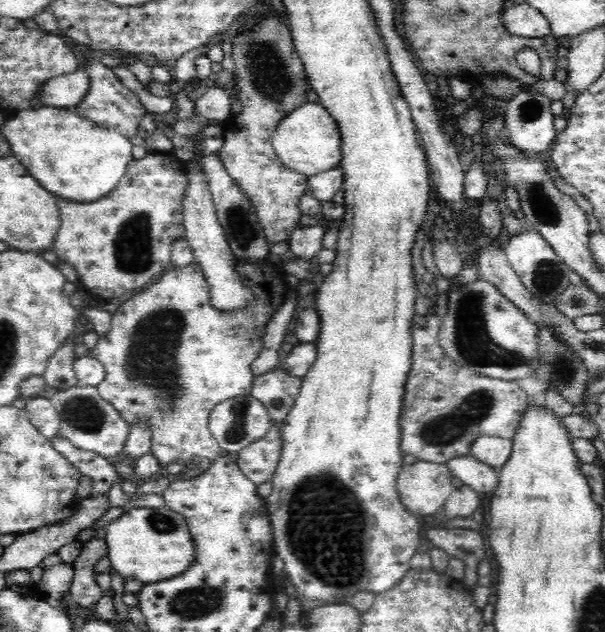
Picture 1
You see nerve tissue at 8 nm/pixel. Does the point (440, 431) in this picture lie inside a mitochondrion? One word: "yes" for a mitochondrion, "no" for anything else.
yes

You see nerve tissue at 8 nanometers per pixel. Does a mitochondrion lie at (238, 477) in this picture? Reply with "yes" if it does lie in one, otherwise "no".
no

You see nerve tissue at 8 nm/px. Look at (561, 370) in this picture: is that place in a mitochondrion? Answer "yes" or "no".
yes

